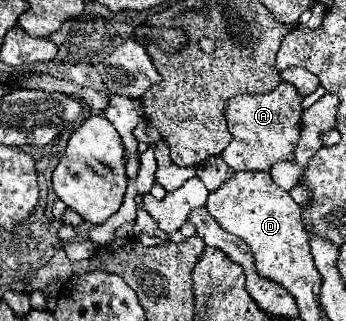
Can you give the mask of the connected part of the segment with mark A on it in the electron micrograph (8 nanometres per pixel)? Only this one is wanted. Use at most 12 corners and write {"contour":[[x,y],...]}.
{"contour":[[281,83],[225,107],[233,171],[293,161],[303,97]]}

